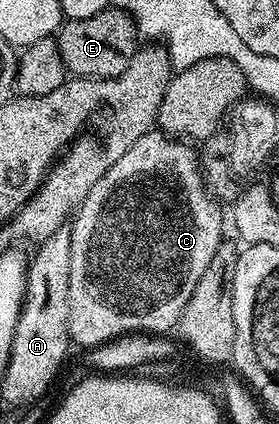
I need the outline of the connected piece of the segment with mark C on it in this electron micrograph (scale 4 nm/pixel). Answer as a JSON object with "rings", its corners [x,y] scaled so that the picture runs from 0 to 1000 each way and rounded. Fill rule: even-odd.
{"rings":[[[548,309],[509,318],[509,328],[495,328],[495,337],[480,337],[480,347],[466,347],[466,356],[452,356],[452,366],[437,366],[437,375],[423,375],[423,384],[409,384],[409,394],[394,394],[394,403],[380,403],[380,413],[366,413],[366,422],[351,422],[351,432],[337,432],[337,441],[323,441],[323,450],[308,460],[308,469],[287,481],[265,509],[251,521],[251,696],[244,698],[244,792],[262,807],[272,804],[297,818],[333,818],[380,811],[387,804],[409,802],[444,788],[505,785],[505,788],[570,788],[588,790],[606,781],[634,774],[652,733],[667,724],[667,715],[681,705],[681,696],[695,696],[695,677],[710,677],[710,658],[724,658],[724,639],[738,639],[738,630],[753,630],[753,611],[767,611],[774,597],[792,594],[789,566],[803,559],[803,521],[810,531],[810,512],[789,505],[792,476],[753,453],[735,429],[731,410],[717,406],[717,375],[706,354],[692,349],[670,330],[634,328],[584,309]]]}

